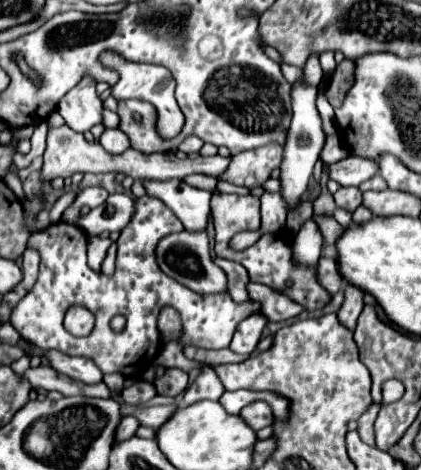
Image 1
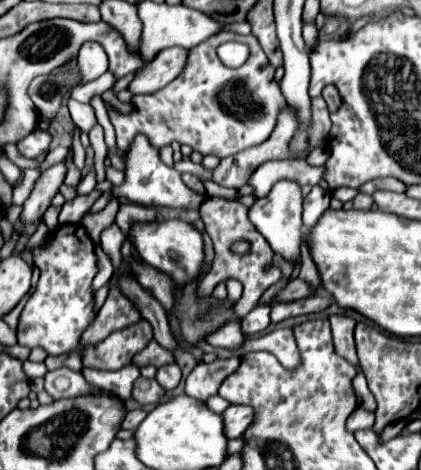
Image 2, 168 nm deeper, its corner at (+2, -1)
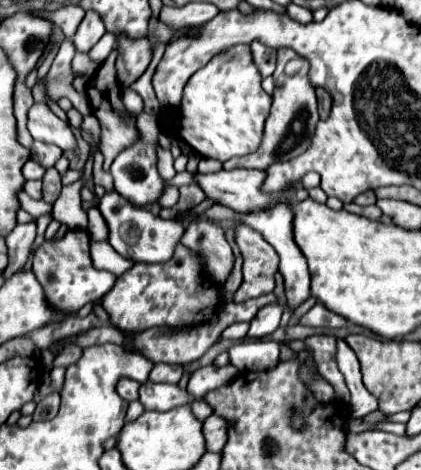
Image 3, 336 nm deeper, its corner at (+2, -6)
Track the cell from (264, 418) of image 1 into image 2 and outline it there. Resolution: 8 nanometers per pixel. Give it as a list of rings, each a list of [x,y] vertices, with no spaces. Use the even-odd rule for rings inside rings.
[[[228,406],[222,418],[224,418],[224,432],[228,434],[228,438],[238,438],[252,424],[254,410],[250,406]]]

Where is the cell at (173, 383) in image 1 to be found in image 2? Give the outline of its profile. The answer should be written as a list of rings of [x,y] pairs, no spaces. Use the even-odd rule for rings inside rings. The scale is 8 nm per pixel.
[[[166,364],[156,374],[156,380],[164,390],[174,390],[180,384],[180,378],[182,378],[182,374],[180,374],[178,364]]]

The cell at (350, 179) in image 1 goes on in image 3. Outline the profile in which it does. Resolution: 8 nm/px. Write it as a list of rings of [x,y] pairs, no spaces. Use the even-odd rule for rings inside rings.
[[[218,171],[218,173],[196,173],[194,175],[196,185],[204,191],[206,199],[212,199],[216,205],[228,207],[236,213],[248,213],[248,211],[260,211],[264,205],[268,205],[272,199],[278,199],[282,195],[294,197],[294,189],[264,195],[260,191],[260,183],[264,181],[264,171]]]

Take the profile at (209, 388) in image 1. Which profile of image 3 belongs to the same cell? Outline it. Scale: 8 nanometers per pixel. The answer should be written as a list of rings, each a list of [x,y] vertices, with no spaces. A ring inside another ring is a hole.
[[[234,365],[200,367],[190,375],[188,391],[192,391],[192,395],[196,395],[196,399],[204,399],[204,395],[208,391],[212,391],[216,387],[222,387],[224,383],[230,383],[236,375],[238,375],[238,369]]]

